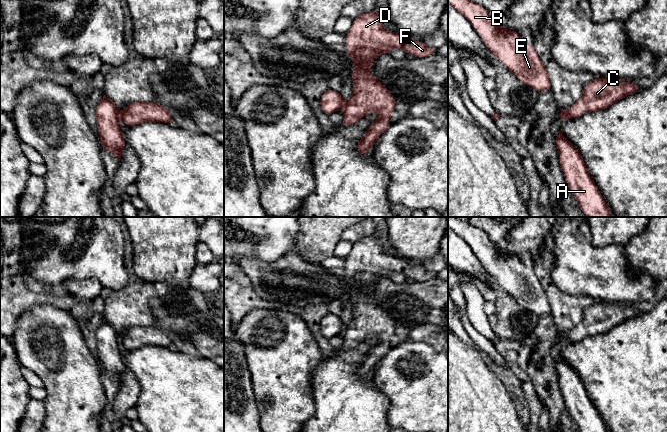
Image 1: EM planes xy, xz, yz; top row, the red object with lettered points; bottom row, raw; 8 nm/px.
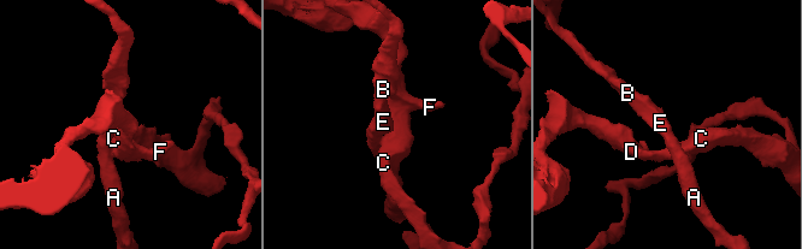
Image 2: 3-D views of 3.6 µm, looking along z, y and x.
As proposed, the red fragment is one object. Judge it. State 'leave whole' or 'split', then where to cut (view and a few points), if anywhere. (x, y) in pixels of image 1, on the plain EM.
split; cut xz (345, 326), (342, 332)

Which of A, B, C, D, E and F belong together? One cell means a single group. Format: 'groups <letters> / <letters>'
groups A B E / C D F

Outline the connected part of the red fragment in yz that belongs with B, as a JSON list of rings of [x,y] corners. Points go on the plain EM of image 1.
[[[448,217],[448,227],[471,247],[492,281],[498,282],[523,308],[538,316],[551,315],[548,297],[532,267],[527,267],[517,256],[505,253],[469,221]]]

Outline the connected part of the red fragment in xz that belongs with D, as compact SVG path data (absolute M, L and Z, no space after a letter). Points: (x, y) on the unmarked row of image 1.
M378 233L363 236L352 244L345 260L346 276L354 286L352 321L343 330L342 350L360 345L367 337L375 336L379 342L371 347L364 361L357 367L357 374L364 380L372 374L374 366L392 348L391 337L395 334L395 323L389 313L378 302L369 297L373 284L379 278L388 278L391 273L402 273L416 282L427 281L437 273L423 266L387 254L378 242Z

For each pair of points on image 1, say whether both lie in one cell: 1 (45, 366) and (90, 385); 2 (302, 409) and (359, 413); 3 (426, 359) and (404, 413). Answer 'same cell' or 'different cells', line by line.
1: same cell
2: different cells
3: same cell

